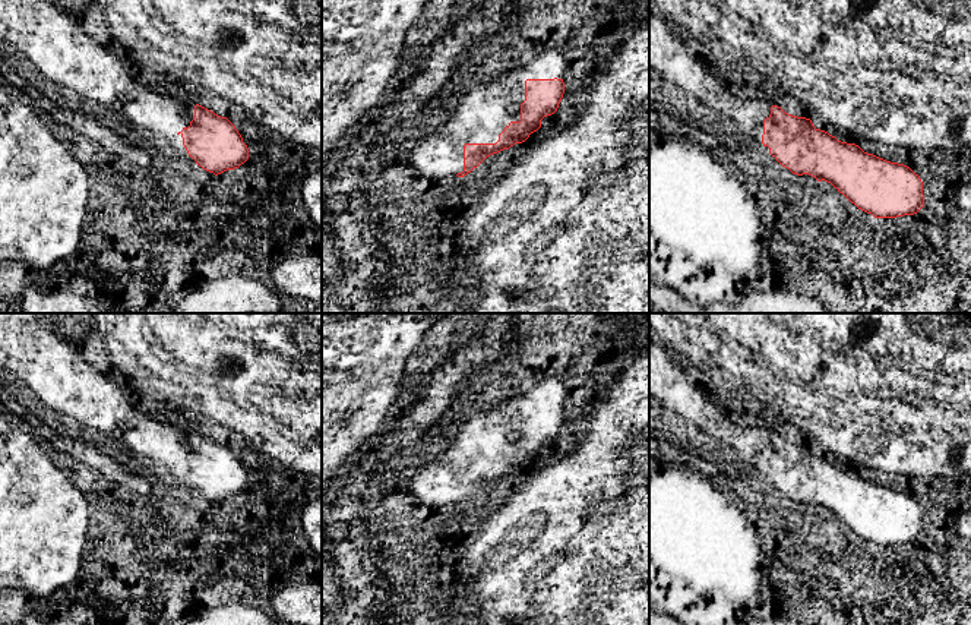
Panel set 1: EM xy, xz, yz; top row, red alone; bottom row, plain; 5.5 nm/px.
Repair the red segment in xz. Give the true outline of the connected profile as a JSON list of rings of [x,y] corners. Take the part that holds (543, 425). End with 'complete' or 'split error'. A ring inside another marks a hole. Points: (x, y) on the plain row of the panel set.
[[[526,407],[521,448],[510,449],[496,471],[465,471],[464,499],[456,504],[447,502],[434,490],[434,483],[428,479],[427,457],[415,455],[411,504],[407,511],[421,523],[426,523],[430,515],[461,514],[462,505],[477,496],[487,484],[509,477],[515,471],[522,471],[531,461],[537,460],[541,455],[541,448],[557,439],[563,422],[563,407]]]; split error

